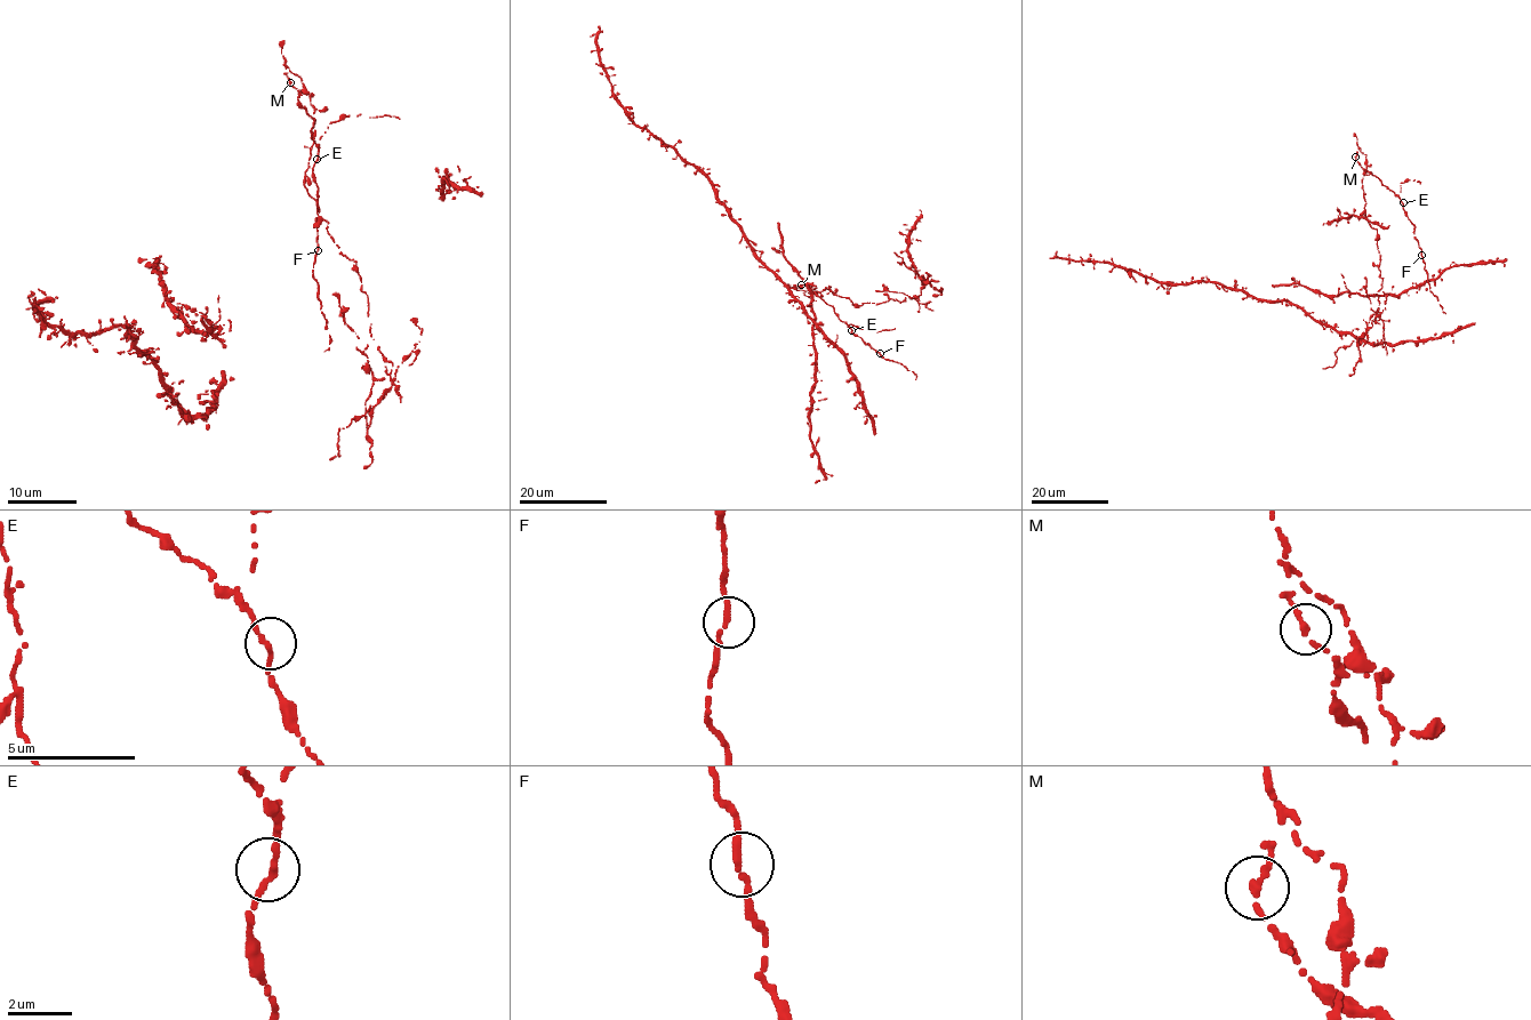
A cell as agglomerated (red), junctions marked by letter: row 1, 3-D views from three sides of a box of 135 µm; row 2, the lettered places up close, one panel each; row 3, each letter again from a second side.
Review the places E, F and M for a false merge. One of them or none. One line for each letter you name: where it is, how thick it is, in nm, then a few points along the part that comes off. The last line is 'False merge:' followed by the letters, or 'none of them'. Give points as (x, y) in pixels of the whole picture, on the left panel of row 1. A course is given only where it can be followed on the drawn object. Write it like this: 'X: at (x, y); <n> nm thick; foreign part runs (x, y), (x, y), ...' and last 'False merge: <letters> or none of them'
M: at (290, 82); 200 nm thick; foreign part runs (290, 82), (290, 71), (314, 109), (305, 187), (355, 264), (392, 367), (329, 458)
False merge: M

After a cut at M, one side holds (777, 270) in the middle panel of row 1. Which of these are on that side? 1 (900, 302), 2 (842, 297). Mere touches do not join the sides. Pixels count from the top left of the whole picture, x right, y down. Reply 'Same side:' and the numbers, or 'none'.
Same side: none

